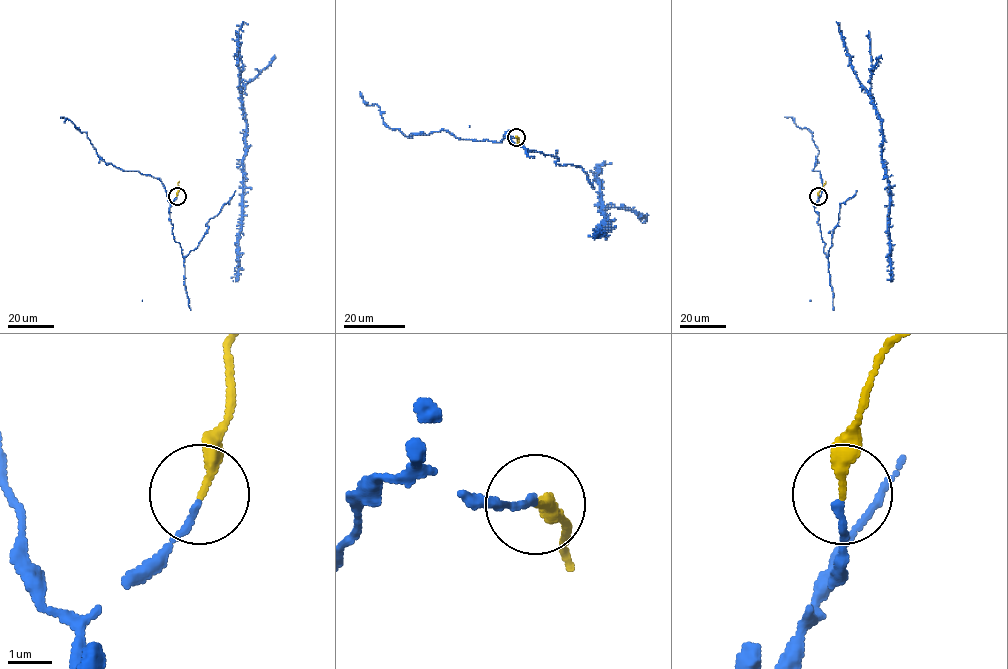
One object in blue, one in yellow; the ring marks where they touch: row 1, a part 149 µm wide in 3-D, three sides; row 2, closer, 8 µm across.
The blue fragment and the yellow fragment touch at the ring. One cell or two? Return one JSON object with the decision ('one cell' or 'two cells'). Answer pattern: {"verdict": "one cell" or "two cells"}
{"verdict": "one cell"}

